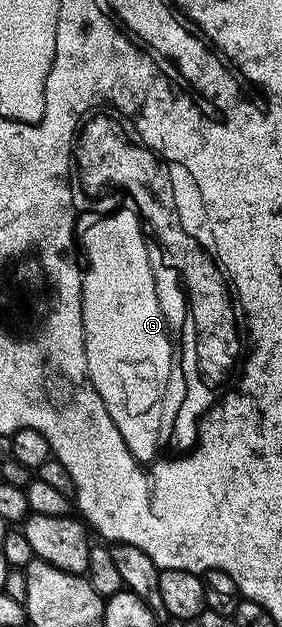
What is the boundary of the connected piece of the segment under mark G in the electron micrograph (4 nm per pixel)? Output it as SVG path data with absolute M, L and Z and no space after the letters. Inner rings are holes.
M123 218L121 221L114 219L112 221L101 222L100 225L90 227L89 232L85 234L86 248L90 253L88 260L88 273L82 277L82 320L84 321L84 349L86 350L86 375L92 381L94 391L100 393L100 401L104 401L104 409L108 409L108 417L112 417L112 421L116 425L116 429L124 437L124 441L128 445L128 449L132 453L132 457L138 460L143 465L154 465L161 460L163 464L168 465L168 449L163 450L162 447L154 447L156 442L155 437L158 437L158 405L156 405L156 397L158 393L162 391L170 391L170 381L168 379L178 379L178 373L180 373L180 363L182 363L182 347L174 345L174 333L180 329L182 333L182 327L180 327L180 313L182 313L182 307L180 307L180 301L174 301L170 297L170 291L166 289L168 285L168 279L170 277L170 271L166 267L166 261L162 259L160 255L160 249L156 249L158 241L162 241L160 237L160 231L154 227L152 231L152 237L148 243L144 243L140 239L140 231L138 231L138 225L136 225L136 219Z

